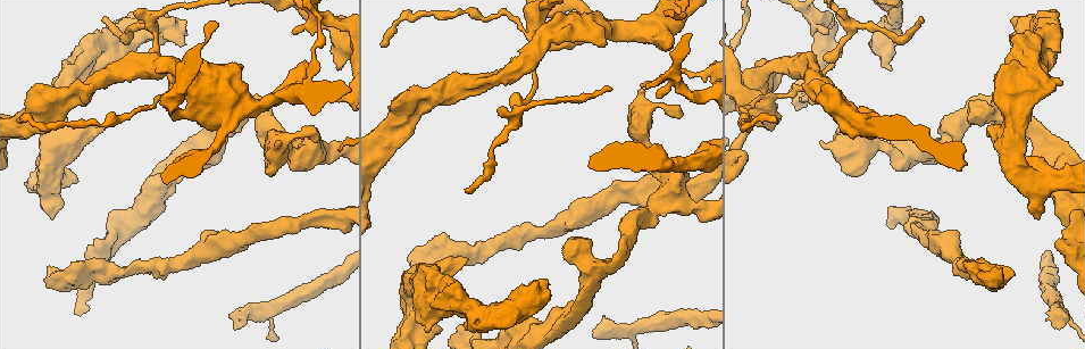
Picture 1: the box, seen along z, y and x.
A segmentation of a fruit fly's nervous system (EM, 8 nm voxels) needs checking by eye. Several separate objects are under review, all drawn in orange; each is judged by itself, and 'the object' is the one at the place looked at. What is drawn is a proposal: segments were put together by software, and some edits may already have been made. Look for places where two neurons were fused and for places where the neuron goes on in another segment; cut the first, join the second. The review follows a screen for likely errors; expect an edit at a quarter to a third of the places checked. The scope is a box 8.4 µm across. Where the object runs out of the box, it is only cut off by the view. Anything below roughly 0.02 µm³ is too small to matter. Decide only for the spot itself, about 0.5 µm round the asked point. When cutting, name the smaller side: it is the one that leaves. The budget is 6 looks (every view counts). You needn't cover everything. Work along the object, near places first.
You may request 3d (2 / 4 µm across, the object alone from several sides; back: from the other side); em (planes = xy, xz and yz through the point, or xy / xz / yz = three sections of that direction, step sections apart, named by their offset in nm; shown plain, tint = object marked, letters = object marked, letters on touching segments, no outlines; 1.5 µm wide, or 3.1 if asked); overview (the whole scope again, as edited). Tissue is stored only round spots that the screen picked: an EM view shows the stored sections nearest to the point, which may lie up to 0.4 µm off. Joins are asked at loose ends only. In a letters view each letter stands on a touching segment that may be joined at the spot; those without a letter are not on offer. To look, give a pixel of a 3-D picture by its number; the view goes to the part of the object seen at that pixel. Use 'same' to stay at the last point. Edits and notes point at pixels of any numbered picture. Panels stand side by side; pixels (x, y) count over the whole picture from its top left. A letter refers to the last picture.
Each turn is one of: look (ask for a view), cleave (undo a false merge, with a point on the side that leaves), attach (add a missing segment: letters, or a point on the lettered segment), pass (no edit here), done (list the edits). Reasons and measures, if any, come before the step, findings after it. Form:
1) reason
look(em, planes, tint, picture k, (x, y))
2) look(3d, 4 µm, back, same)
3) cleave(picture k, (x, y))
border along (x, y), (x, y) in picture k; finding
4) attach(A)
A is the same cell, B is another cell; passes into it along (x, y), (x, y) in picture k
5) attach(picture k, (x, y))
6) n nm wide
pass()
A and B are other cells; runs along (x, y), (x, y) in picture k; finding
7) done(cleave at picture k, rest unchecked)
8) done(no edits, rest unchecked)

branch stops here
look(3d, 4 µm, picture 1, (1059, 329))

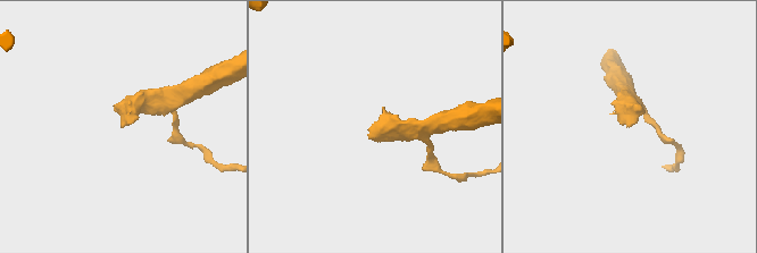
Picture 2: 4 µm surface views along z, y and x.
look(em, xz, step 4, letters, picture 2, (376, 125))

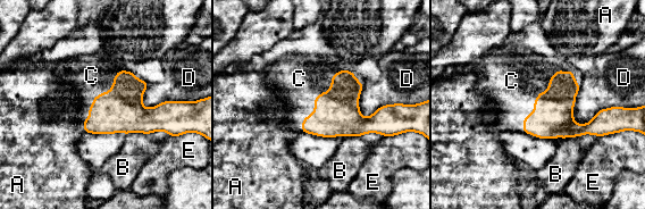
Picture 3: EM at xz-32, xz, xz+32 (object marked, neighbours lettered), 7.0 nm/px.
look(em, planes, letters, same)

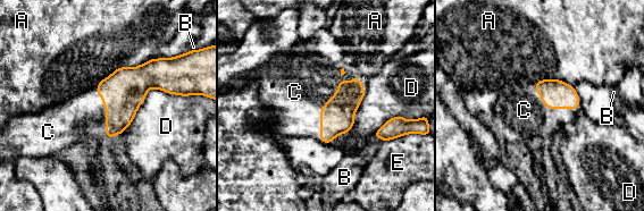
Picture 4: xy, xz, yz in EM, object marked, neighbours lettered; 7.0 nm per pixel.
200 nm wide
attach(C)
C is the same cell, A, B, D and E are other cells; passes into it along (337, 116), (326, 103), (294, 92) in picture 4; the neuron continues

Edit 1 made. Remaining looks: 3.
see it whole again
look(overview)

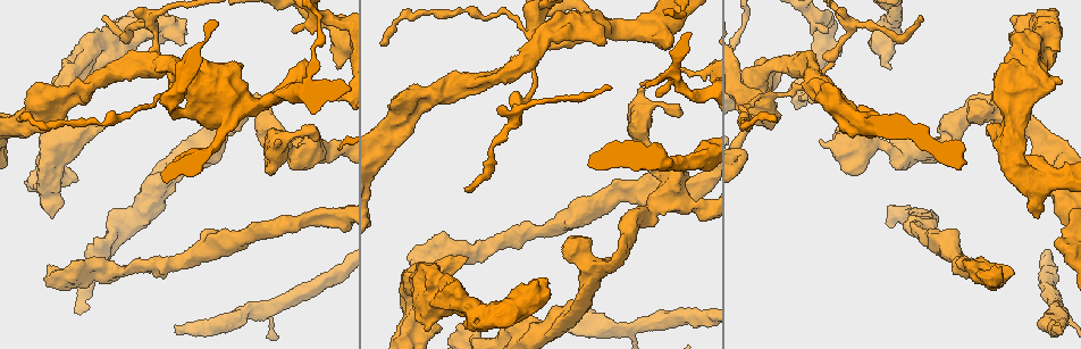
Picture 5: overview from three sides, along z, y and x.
stops while still wide
look(em, xy, step 4, letters, picture 5, (1001, 66))

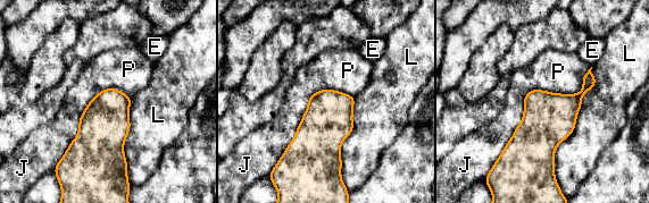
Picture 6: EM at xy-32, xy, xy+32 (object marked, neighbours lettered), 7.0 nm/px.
cut it another way
look(em, planes, letters, same)

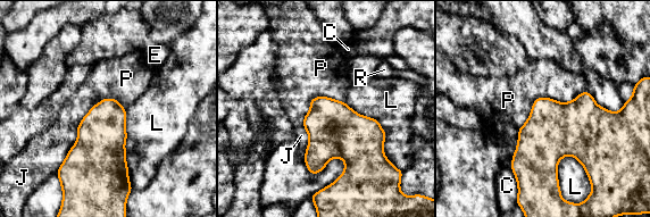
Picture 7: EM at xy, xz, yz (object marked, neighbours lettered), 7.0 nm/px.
pass()
C, E, J, L, P and R are other cells; border along (586, 90), (539, 97), (518, 130) in picture 7; no lettered segment goes on from it

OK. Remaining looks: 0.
done(attach at picture 4, rest unchecked)

